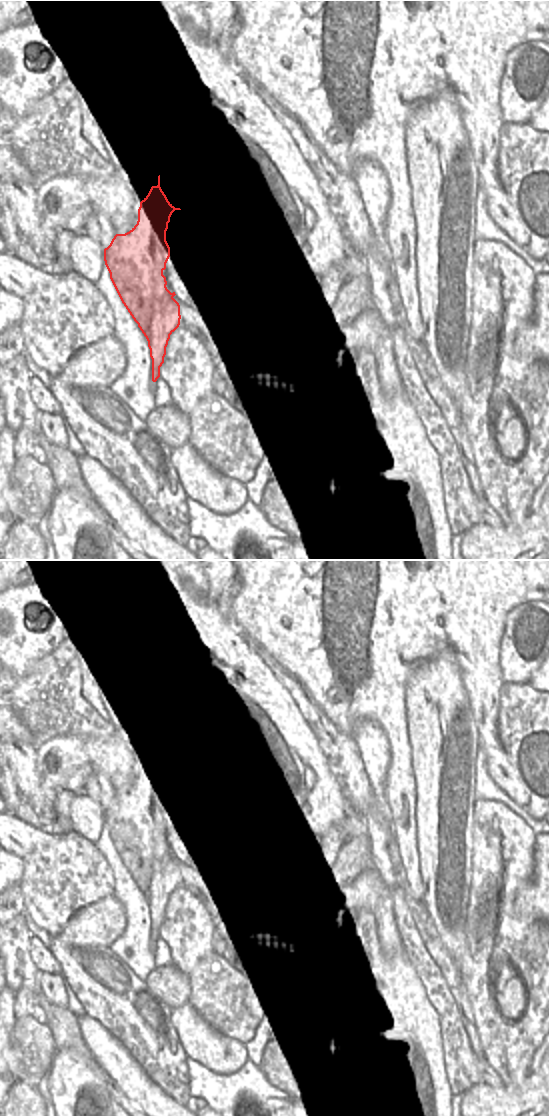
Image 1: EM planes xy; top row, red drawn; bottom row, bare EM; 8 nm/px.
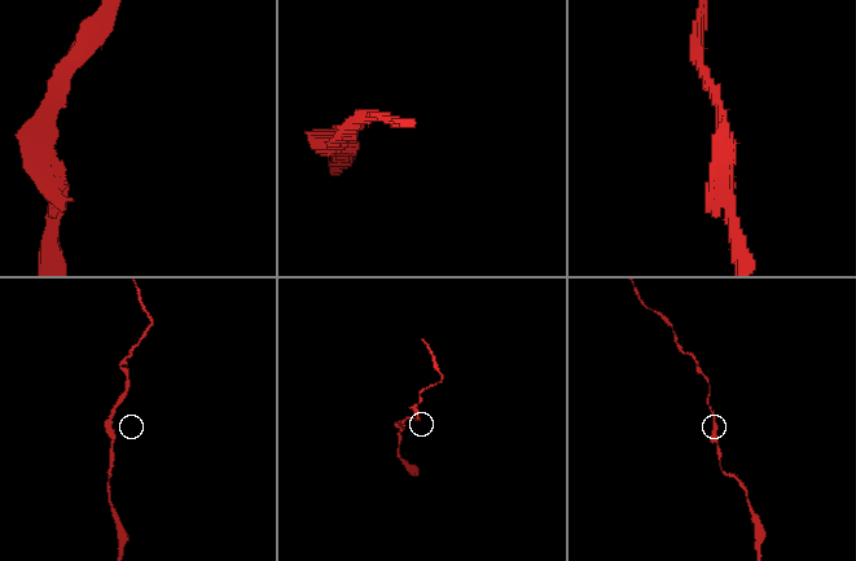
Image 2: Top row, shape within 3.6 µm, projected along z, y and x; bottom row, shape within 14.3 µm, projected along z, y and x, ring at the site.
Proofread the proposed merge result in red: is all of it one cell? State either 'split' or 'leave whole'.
split

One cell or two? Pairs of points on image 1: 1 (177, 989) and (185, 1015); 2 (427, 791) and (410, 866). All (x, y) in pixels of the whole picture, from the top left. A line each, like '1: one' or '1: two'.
1: two
2: two

